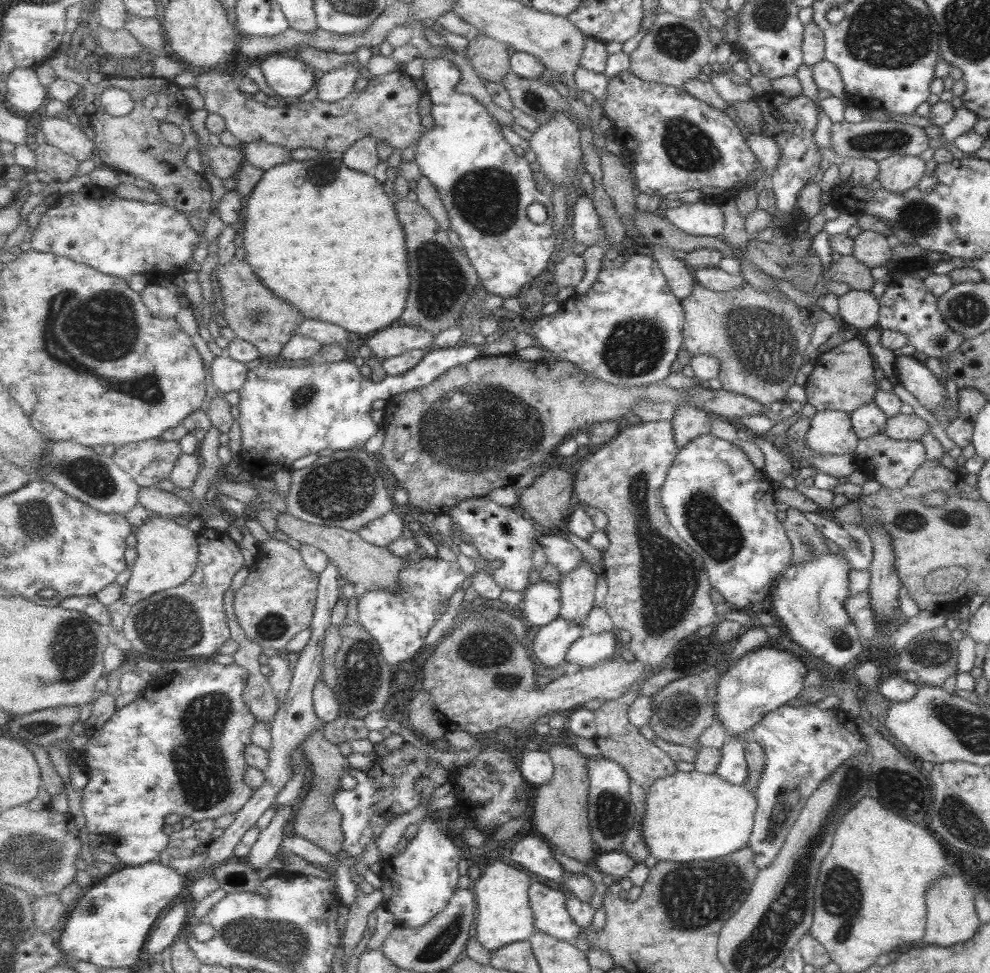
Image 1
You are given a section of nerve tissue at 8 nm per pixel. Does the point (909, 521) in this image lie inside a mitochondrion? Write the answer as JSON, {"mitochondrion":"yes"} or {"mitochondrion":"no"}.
{"mitochondrion":"yes"}

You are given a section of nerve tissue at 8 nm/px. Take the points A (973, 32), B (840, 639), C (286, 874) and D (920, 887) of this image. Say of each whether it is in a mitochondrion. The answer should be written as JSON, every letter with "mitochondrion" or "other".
{"A":"mitochondrion","B":"mitochondrion","C":"other","D":"other"}

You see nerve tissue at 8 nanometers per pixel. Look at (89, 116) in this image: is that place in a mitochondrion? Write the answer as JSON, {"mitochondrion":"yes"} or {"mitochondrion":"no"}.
{"mitochondrion":"no"}

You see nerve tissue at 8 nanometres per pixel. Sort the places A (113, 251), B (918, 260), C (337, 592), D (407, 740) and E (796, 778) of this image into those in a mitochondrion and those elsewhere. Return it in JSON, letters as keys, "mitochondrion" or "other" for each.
{"A":"other","B":"mitochondrion","C":"other","D":"other","E":"mitochondrion"}

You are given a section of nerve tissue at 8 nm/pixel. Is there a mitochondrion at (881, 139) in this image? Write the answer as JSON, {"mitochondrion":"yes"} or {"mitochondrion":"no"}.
{"mitochondrion":"yes"}

